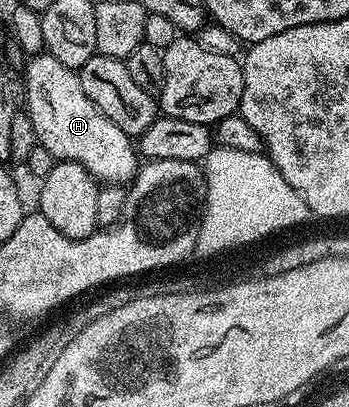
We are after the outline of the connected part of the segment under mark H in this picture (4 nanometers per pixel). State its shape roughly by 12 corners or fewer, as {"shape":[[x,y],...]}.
{"shape":[[48,51],[24,62],[37,143],[98,182],[128,186],[129,137],[78,70]]}

